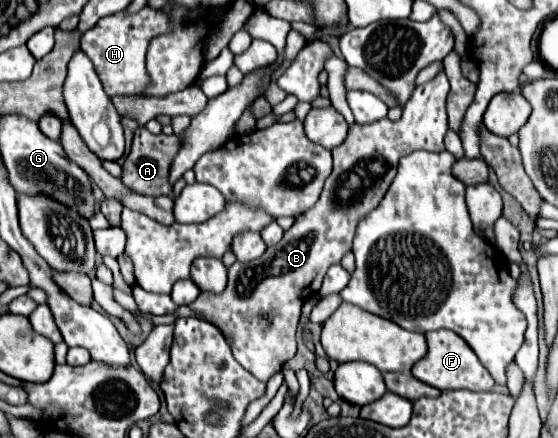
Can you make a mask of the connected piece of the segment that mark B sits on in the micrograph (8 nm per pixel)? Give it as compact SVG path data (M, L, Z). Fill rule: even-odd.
M438 72L430 82L420 84L414 88L408 104L404 106L402 118L398 122L390 122L388 118L376 120L372 124L352 124L348 138L344 144L332 150L334 156L334 170L326 178L324 190L320 200L312 206L312 210L296 216L290 230L284 232L280 244L268 248L260 260L254 262L236 262L228 268L228 286L222 294L202 292L192 304L190 310L206 322L212 322L220 328L224 338L230 340L230 348L234 358L258 380L268 382L284 362L288 362L296 354L296 328L300 318L300 308L306 298L320 290L322 278L332 264L340 264L342 256L352 250L352 240L356 234L356 224L364 218L376 204L380 204L382 196L386 194L390 182L394 180L398 158L410 154L414 150L428 150L440 152L444 150L444 134L448 132L446 120L446 74Z

